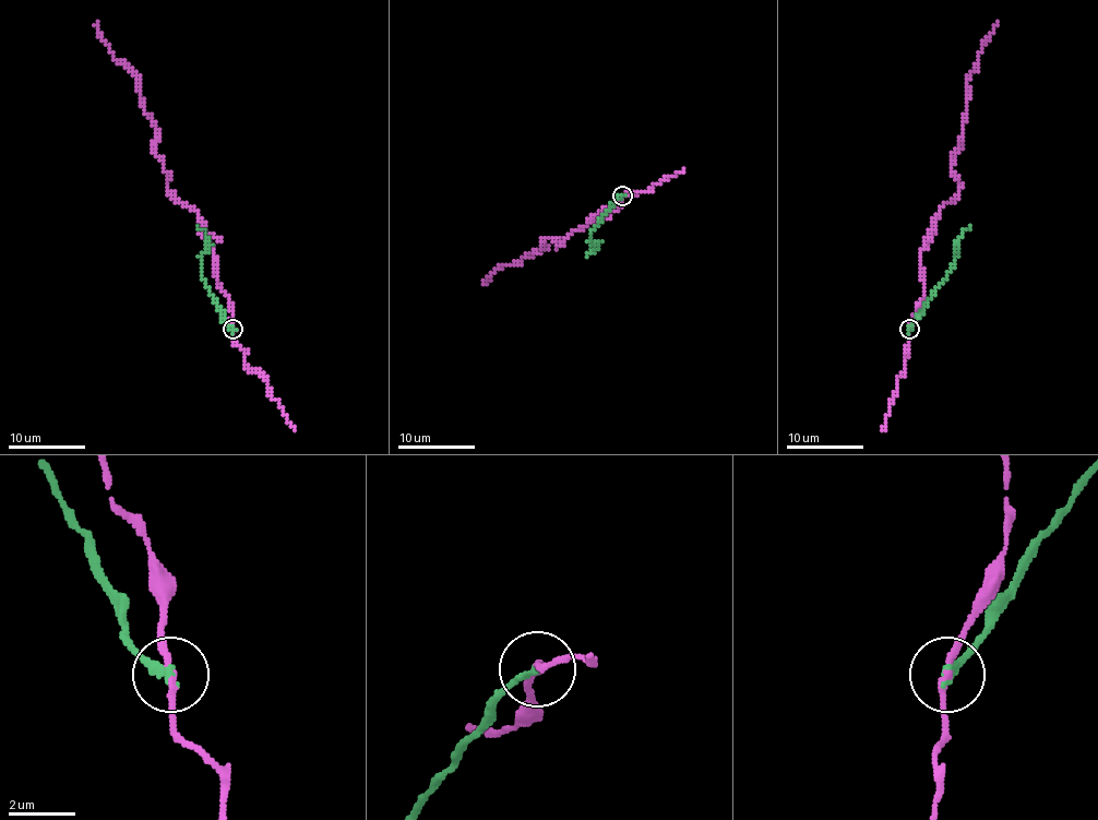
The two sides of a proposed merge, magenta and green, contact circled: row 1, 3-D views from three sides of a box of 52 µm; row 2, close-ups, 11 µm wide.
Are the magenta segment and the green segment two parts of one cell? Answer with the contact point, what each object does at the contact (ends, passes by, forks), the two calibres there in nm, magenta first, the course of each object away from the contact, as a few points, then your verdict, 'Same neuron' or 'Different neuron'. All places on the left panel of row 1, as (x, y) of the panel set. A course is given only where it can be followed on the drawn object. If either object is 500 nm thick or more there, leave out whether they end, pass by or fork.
Place: (233, 329). At the ring magenta passes by. At the ring green ends. Thickness 190 nm (magenta) against 280 nm. Course of magenta: (234, 329), (203, 221), (168, 190), (136, 78), (114, 57), (96, 22). Course of green: (234, 329), (224, 321), (203, 276), (201, 259), (206, 236), (197, 226). Different neuron

